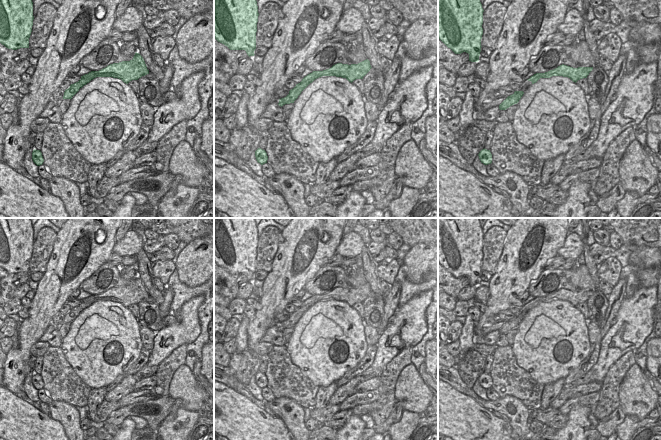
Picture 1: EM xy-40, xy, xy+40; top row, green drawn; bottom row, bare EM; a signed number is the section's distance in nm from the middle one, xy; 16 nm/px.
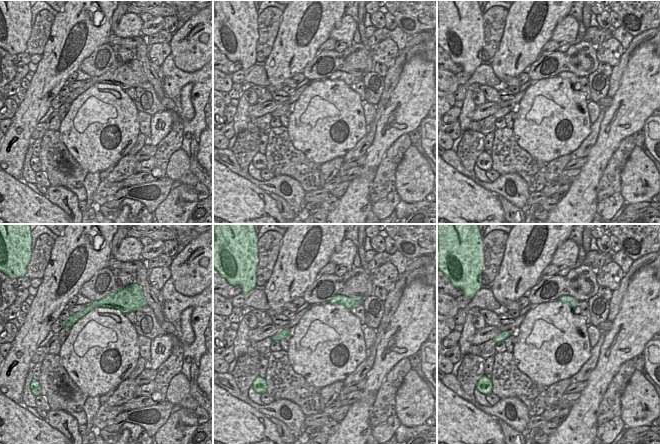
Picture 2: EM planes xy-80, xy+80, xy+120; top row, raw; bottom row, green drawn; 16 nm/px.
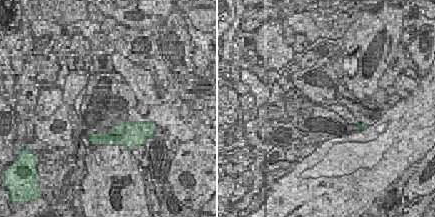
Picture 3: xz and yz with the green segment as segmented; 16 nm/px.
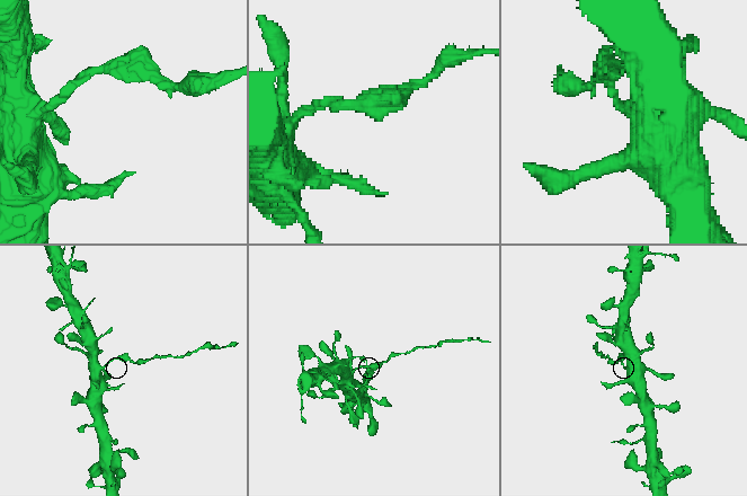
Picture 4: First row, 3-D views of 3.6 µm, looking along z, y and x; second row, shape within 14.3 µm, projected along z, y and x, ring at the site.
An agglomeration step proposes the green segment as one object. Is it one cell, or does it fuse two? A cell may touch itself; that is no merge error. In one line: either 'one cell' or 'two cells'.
two cells

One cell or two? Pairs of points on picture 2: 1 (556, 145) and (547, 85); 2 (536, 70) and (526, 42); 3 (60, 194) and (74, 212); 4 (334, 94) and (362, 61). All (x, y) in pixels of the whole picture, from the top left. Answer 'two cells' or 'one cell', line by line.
1: one cell
2: two cells
3: one cell
4: two cells

